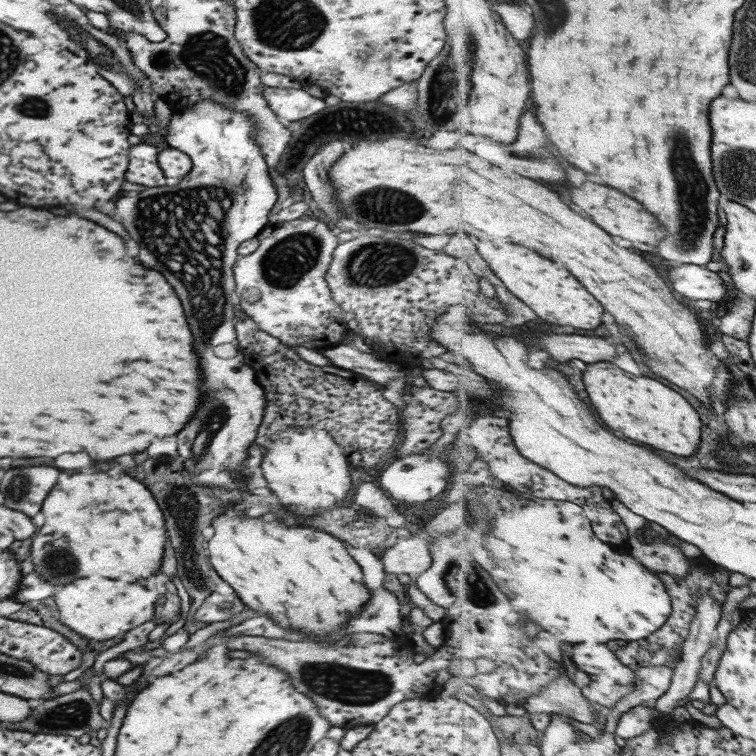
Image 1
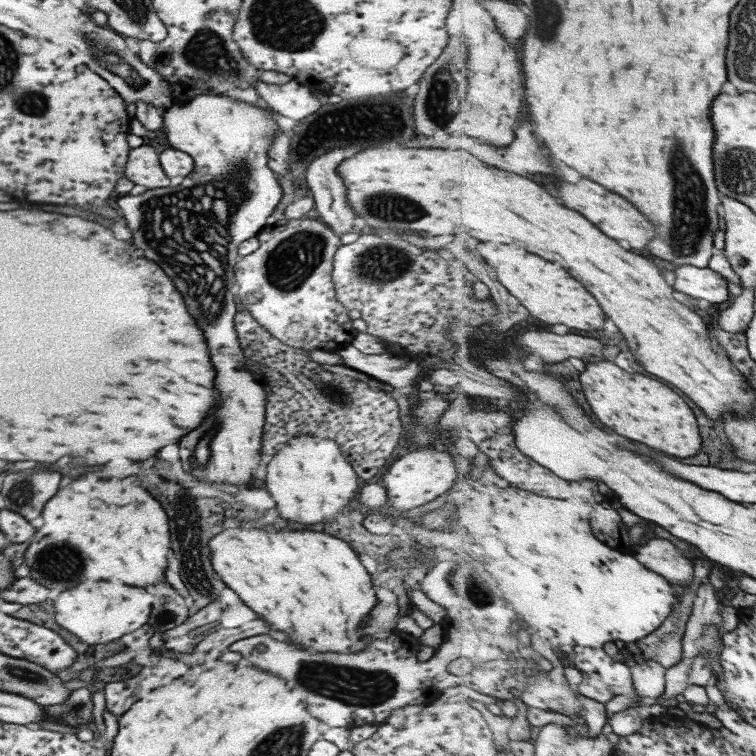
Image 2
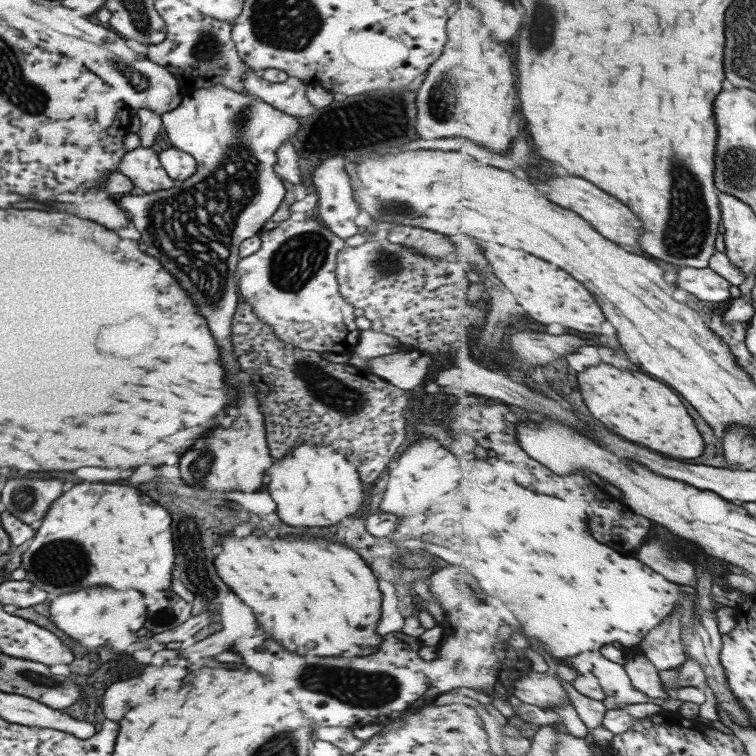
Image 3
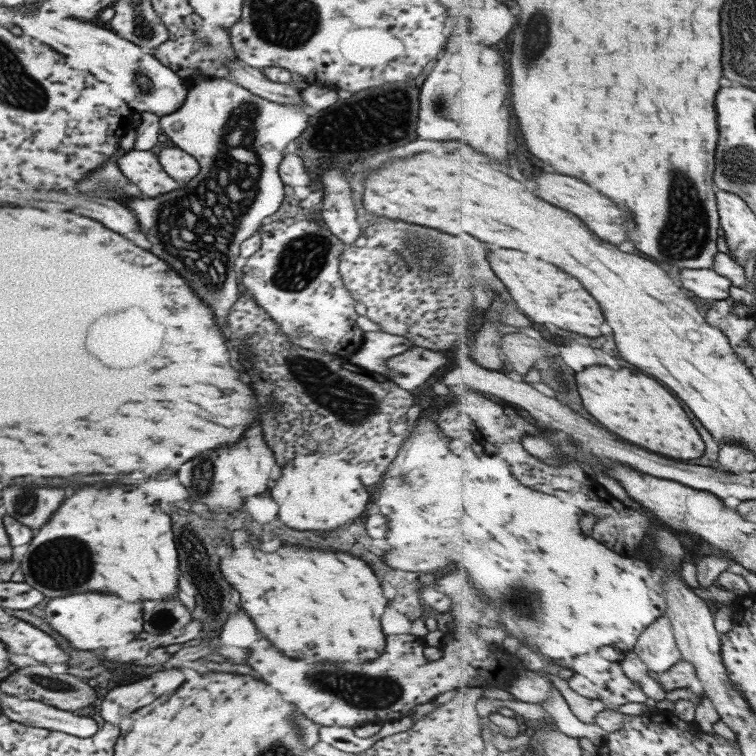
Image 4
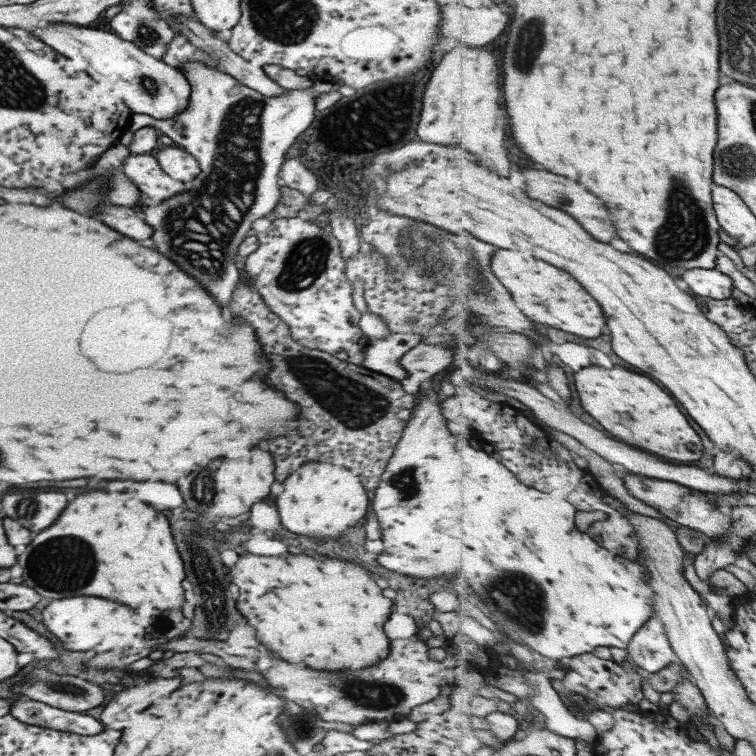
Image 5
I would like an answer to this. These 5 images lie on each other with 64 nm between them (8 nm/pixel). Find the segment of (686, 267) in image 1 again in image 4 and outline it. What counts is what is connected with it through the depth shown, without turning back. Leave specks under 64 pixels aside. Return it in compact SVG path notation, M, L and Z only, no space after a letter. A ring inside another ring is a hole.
M685 268L681 271L681 280L684 280L688 290L692 290L701 301L707 302L728 300L734 286L731 278L713 268Z

